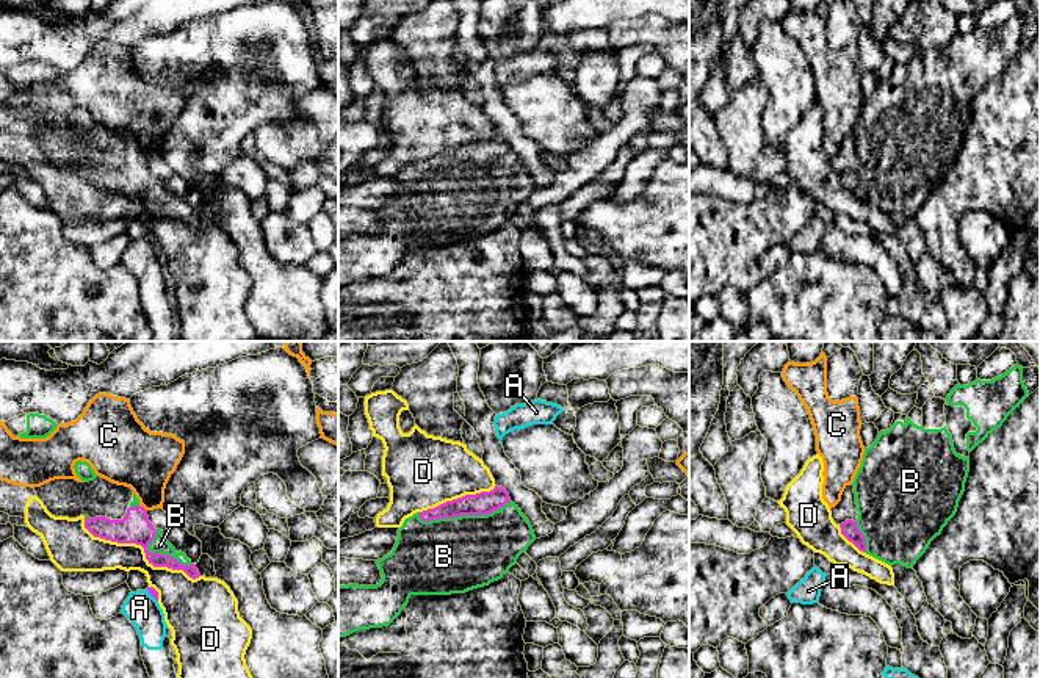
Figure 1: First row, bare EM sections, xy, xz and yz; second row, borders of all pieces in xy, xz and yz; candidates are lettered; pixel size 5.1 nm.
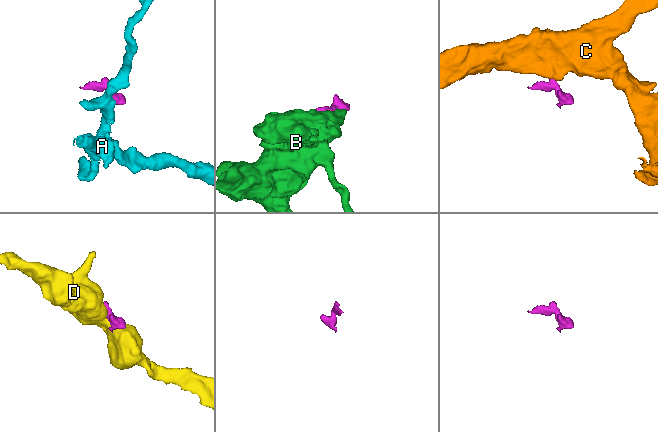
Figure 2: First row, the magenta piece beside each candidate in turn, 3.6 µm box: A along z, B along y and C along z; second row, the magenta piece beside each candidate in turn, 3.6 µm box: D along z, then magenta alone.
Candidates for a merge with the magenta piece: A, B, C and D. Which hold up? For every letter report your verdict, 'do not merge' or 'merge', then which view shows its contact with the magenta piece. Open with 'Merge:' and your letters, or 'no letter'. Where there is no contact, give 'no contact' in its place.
Merge: B
A: do not merge; contact in xy
B: merge; contact in xz
C: do not merge; contact in xy
D: do not merge; contact in xy

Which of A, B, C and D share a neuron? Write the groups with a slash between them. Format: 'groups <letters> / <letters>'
groups A / B / C / D

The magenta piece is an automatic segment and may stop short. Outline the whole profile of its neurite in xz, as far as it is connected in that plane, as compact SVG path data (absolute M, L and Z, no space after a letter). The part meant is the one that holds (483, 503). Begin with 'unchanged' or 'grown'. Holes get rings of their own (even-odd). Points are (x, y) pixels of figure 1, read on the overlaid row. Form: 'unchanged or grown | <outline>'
grown | M498 485L413 514L398 529L392 553L376 561L382 575L379 584L338 586L338 639L388 626L412 595L465 593L501 579L534 540L531 523Z

